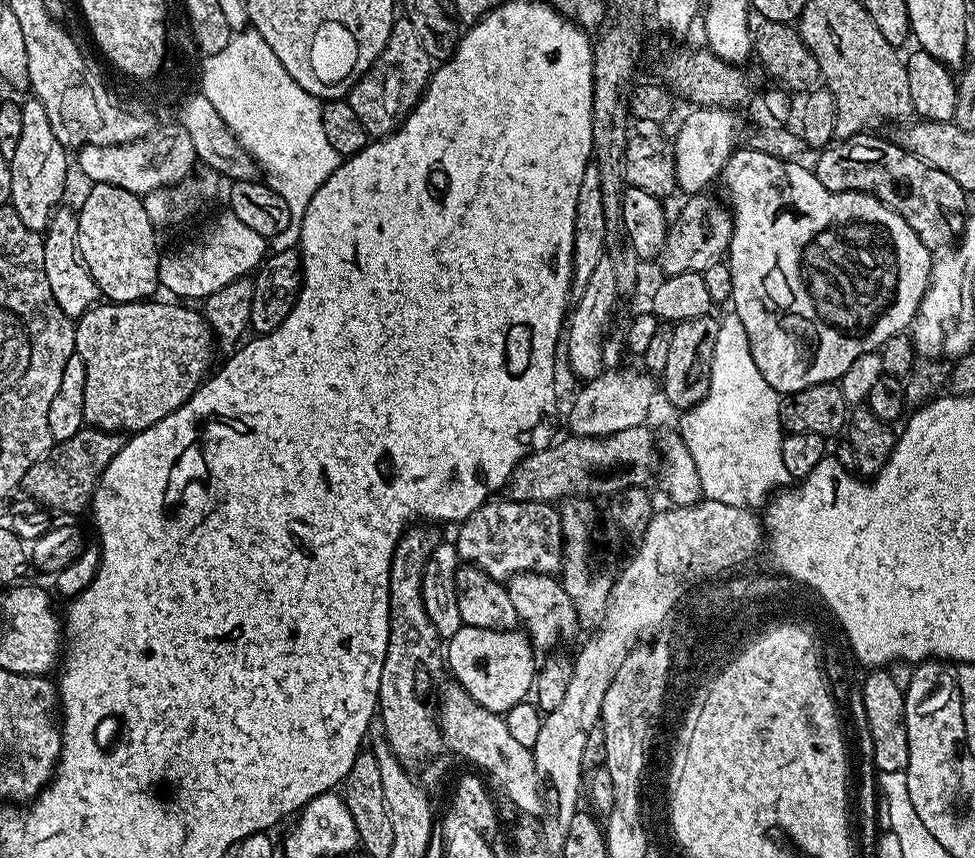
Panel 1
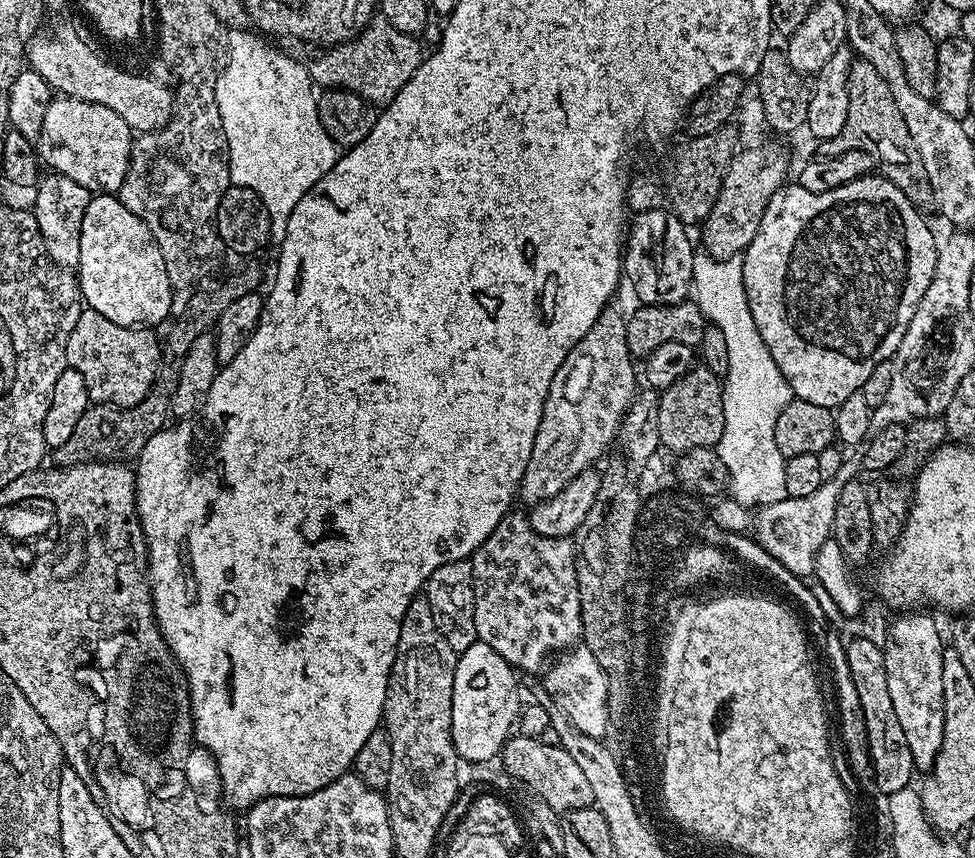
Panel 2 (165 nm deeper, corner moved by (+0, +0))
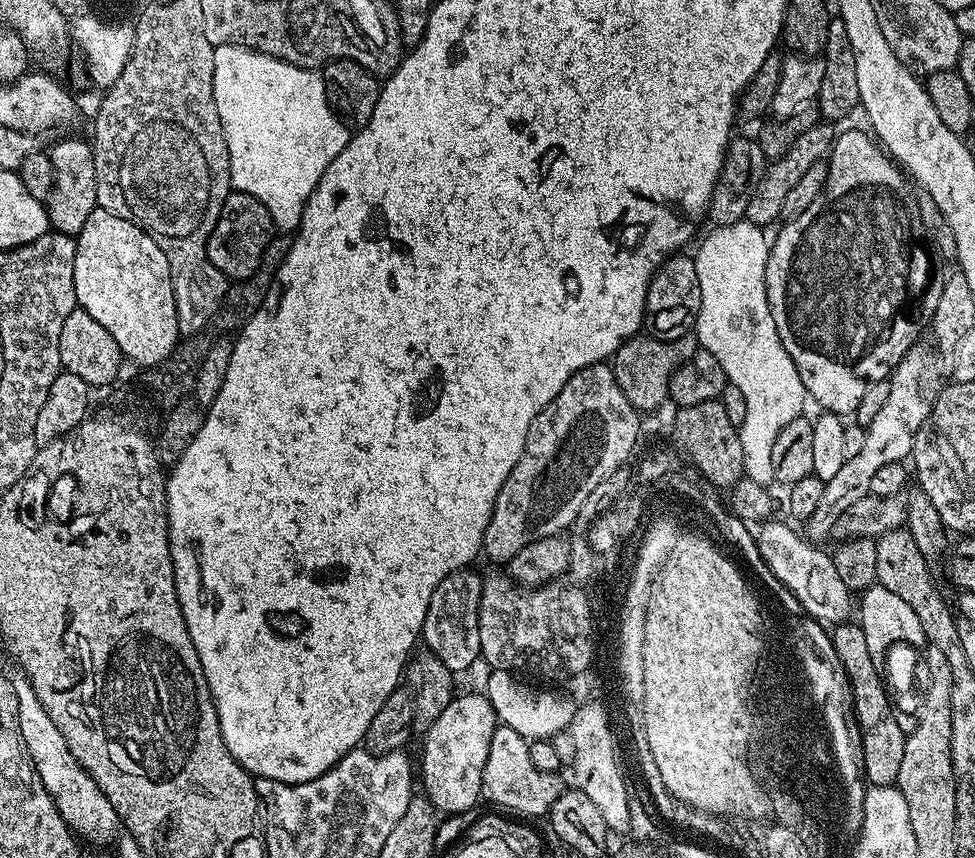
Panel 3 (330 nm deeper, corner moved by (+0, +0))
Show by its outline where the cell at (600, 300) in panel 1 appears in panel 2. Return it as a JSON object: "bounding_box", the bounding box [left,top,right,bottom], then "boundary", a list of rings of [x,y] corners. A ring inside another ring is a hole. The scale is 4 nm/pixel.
{"bounding_box":[518,306,638,506],"boundary":[[[609,306],[602,310],[602,314],[598,314],[598,322],[594,322],[594,326],[590,326],[590,330],[586,330],[586,334],[581,338],[574,347],[570,350],[570,354],[566,354],[566,358],[562,362],[562,366],[558,366],[558,370],[554,374],[554,382],[550,382],[550,390],[546,394],[546,402],[544,403],[544,409],[542,410],[542,418],[538,422],[538,434],[534,434],[534,450],[530,450],[530,462],[526,466],[524,471],[524,477],[520,483],[520,490],[518,493],[519,499],[523,499],[528,506],[537,505],[540,501],[550,500],[554,498],[559,491],[563,490],[566,485],[578,478],[583,471],[591,469],[596,463],[595,460],[600,455],[607,453],[609,449],[613,447],[614,441],[617,439],[620,431],[620,425],[624,420],[624,415],[630,408],[634,397],[637,395],[638,388],[636,388],[636,376],[638,380],[638,368],[632,364],[634,363],[634,357],[630,354],[630,346],[626,346],[626,326],[628,321],[625,313],[620,313],[615,306]]]}

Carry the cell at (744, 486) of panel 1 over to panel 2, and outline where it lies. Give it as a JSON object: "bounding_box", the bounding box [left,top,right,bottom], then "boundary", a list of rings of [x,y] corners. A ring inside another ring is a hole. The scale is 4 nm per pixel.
{"bounding_box":[692,254,793,509],"boundary":[[[707,254],[697,255],[692,271],[694,302],[702,310],[705,321],[721,328],[726,338],[729,354],[729,370],[722,378],[724,385],[724,429],[718,445],[720,458],[728,471],[730,496],[749,509],[757,506],[776,503],[788,498],[786,494],[785,456],[778,450],[778,442],[774,442],[774,422],[778,422],[778,414],[793,400],[792,391],[778,370],[778,362],[770,358],[770,350],[766,350],[766,342],[762,342],[762,334],[758,334],[758,326],[754,326],[754,314],[750,314],[750,302],[746,298],[744,279],[742,278],[743,259],[731,256],[729,260],[715,260]]]}

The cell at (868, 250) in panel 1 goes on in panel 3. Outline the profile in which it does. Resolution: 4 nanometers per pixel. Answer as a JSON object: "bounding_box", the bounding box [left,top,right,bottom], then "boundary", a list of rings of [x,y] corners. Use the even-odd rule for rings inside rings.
{"bounding_box":[764,131,946,418],"boundary":[[[867,131],[865,132],[844,132],[841,136],[839,133],[835,137],[834,147],[826,160],[828,177],[823,190],[816,195],[814,202],[810,202],[810,206],[805,208],[802,214],[793,216],[787,221],[788,225],[777,234],[776,240],[774,236],[768,249],[764,275],[766,298],[770,314],[774,318],[774,326],[778,330],[778,338],[782,338],[786,354],[790,354],[790,358],[796,363],[805,393],[811,399],[813,396],[821,404],[819,407],[823,411],[834,412],[841,418],[847,417],[847,412],[848,415],[855,413],[858,402],[862,402],[862,394],[866,394],[868,385],[879,380],[888,380],[896,365],[900,363],[900,359],[917,343],[916,320],[931,321],[934,310],[938,310],[938,298],[942,298],[942,286],[946,279],[945,261],[932,247],[932,241],[926,238],[918,219],[918,196],[917,193],[912,193],[913,185],[909,177],[897,167],[883,147]]]}

